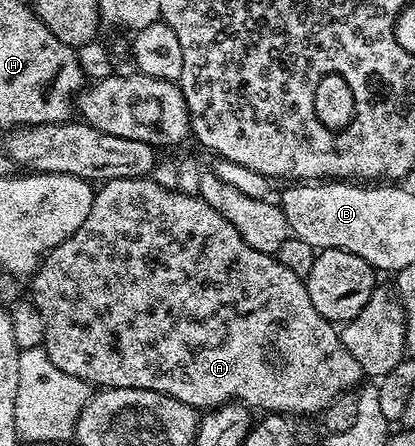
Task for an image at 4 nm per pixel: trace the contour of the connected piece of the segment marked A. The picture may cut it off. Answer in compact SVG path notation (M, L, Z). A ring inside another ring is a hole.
M149 176L105 181L96 190L90 216L86 216L78 232L44 255L38 269L31 275L32 306L40 313L40 322L44 325L42 349L50 356L50 360L54 360L62 372L70 372L70 376L78 376L93 387L153 390L191 406L197 412L215 410L217 406L243 404L256 412L285 416L319 415L328 407L330 400L334 400L334 396L355 391L365 381L365 372L358 360L346 352L346 344L342 344L340 339L340 330L323 318L314 304L310 304L310 292L305 279L290 272L290 268L281 264L279 257L263 254L248 246L235 228L201 197L181 193L176 188L167 190L154 179Z

